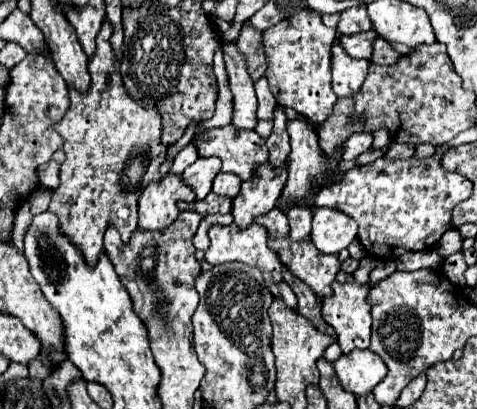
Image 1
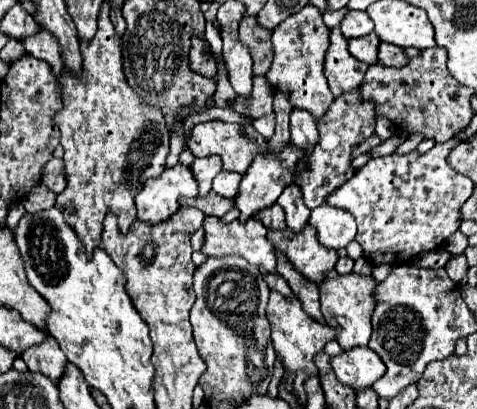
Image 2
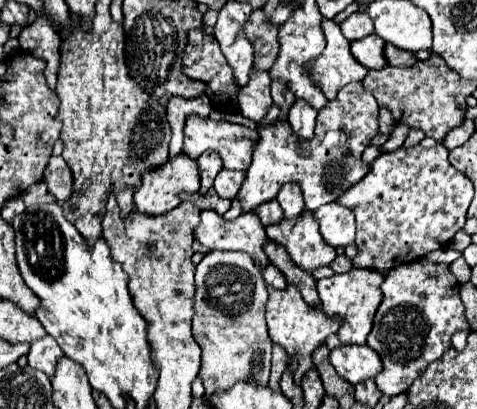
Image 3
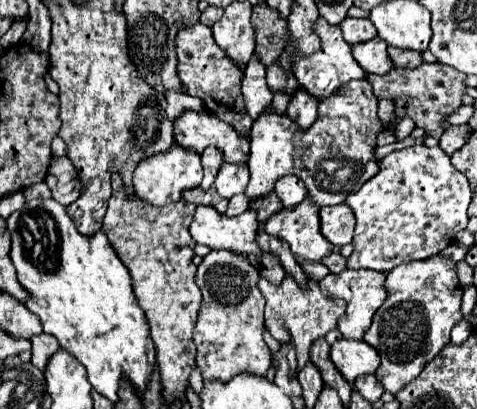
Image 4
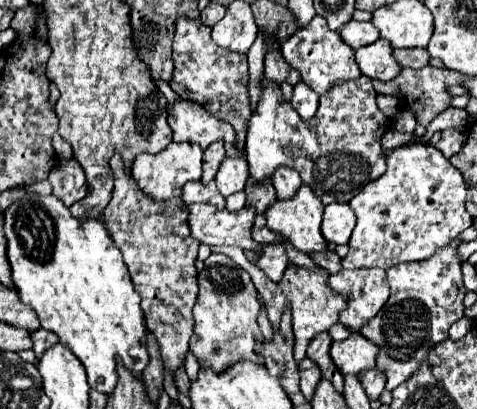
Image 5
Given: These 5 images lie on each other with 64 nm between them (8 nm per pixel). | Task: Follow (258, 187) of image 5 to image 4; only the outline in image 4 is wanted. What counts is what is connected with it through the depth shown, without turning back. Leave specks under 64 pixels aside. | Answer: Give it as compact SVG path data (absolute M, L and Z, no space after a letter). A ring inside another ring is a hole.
M272 192L272 194L268 194L268 196L260 198L260 200L256 200L256 202L250 202L250 208L256 210L258 220L264 224L266 220L270 220L270 216L274 216L276 212L282 210L282 204L280 204L278 196Z

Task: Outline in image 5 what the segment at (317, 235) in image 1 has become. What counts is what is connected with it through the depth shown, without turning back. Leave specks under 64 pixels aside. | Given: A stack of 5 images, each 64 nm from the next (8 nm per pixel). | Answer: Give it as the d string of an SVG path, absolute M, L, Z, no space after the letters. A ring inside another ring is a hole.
M328 204L322 216L322 234L328 242L348 244L356 216L348 204Z

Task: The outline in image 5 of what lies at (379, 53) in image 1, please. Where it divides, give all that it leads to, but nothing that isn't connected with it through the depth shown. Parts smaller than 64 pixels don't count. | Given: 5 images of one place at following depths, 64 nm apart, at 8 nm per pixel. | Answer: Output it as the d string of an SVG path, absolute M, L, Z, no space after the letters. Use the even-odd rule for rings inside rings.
M412 48L412 50L398 50L392 52L402 68L424 68L428 64L428 50L426 48Z

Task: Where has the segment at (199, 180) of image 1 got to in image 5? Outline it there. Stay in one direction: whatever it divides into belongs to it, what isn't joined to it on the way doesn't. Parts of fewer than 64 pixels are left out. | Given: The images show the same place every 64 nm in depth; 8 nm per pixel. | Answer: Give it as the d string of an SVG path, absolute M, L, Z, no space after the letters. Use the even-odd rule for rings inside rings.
M216 142L216 144L210 144L206 150L204 150L204 160L202 160L202 168L204 168L204 174L202 174L202 184L208 184L210 180L214 180L216 172L218 172L218 166L220 162L224 160L224 144Z

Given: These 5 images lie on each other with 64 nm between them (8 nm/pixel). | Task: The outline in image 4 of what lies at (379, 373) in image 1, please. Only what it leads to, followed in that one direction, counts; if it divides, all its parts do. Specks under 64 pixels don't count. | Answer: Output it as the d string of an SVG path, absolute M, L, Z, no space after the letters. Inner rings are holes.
M338 340L336 344L332 344L330 358L350 384L354 384L360 376L374 374L380 366L378 352L366 342L356 340Z

